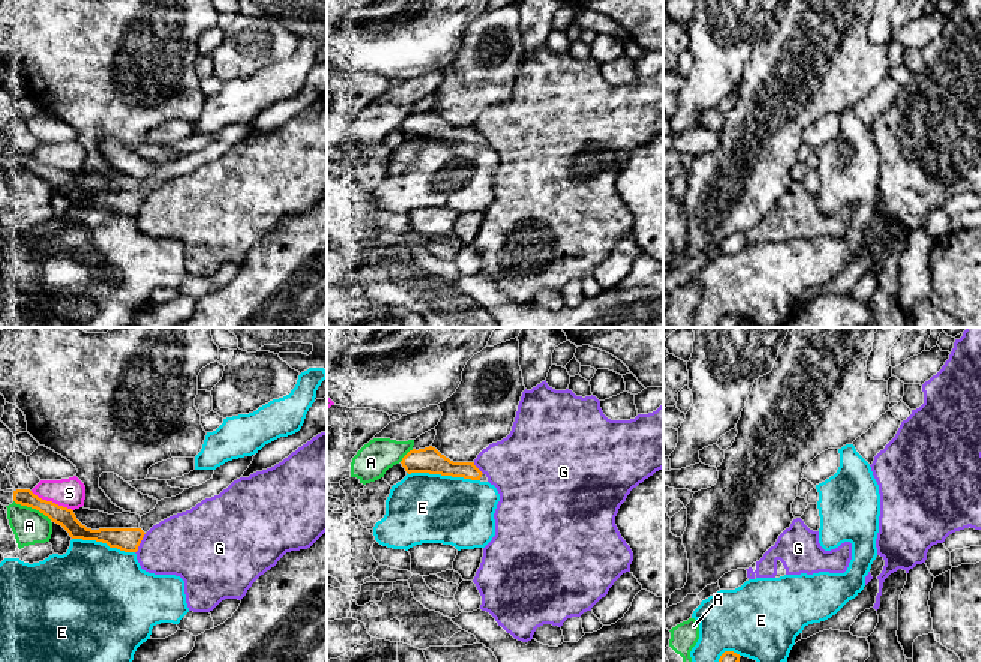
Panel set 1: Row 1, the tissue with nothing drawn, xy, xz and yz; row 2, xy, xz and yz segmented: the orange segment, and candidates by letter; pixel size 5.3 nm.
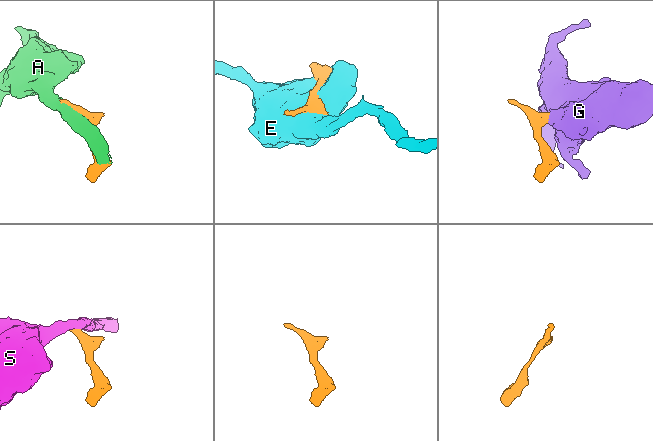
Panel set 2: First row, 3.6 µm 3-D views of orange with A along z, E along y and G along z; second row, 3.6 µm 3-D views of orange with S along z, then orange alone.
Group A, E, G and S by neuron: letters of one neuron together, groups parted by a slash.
A / E / G / S

